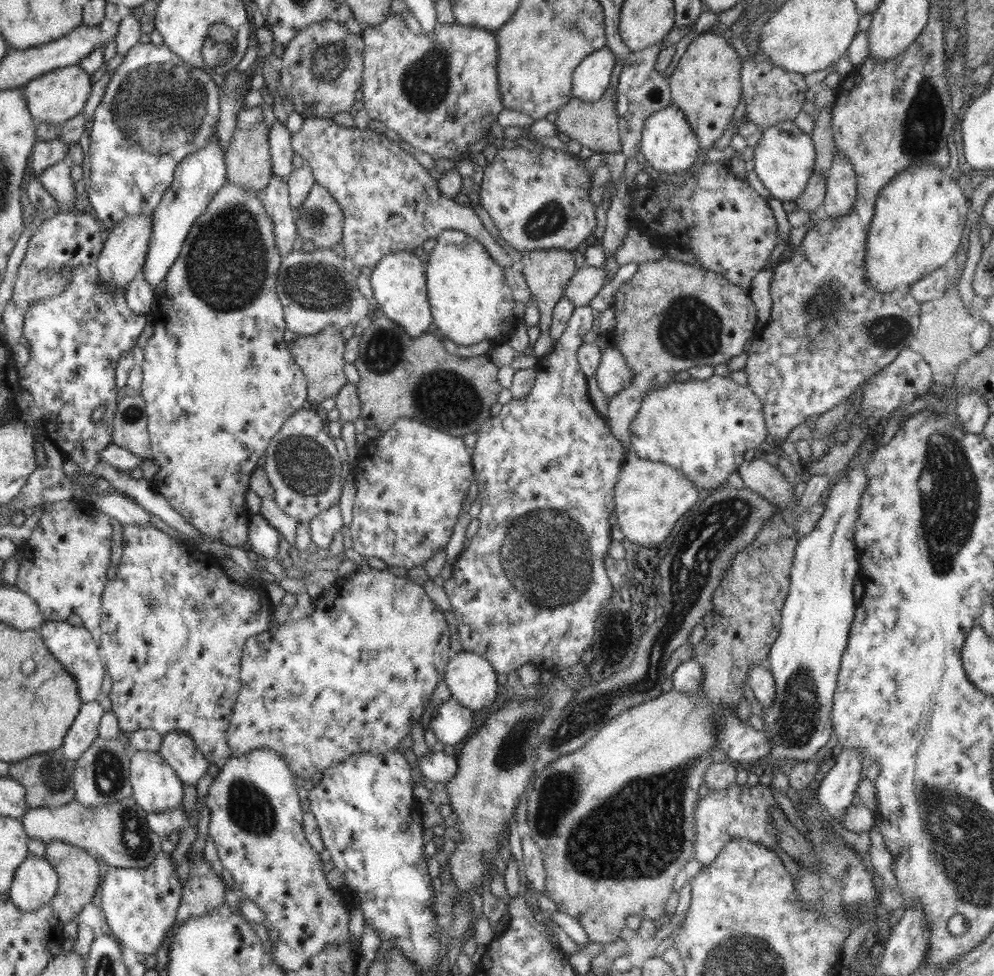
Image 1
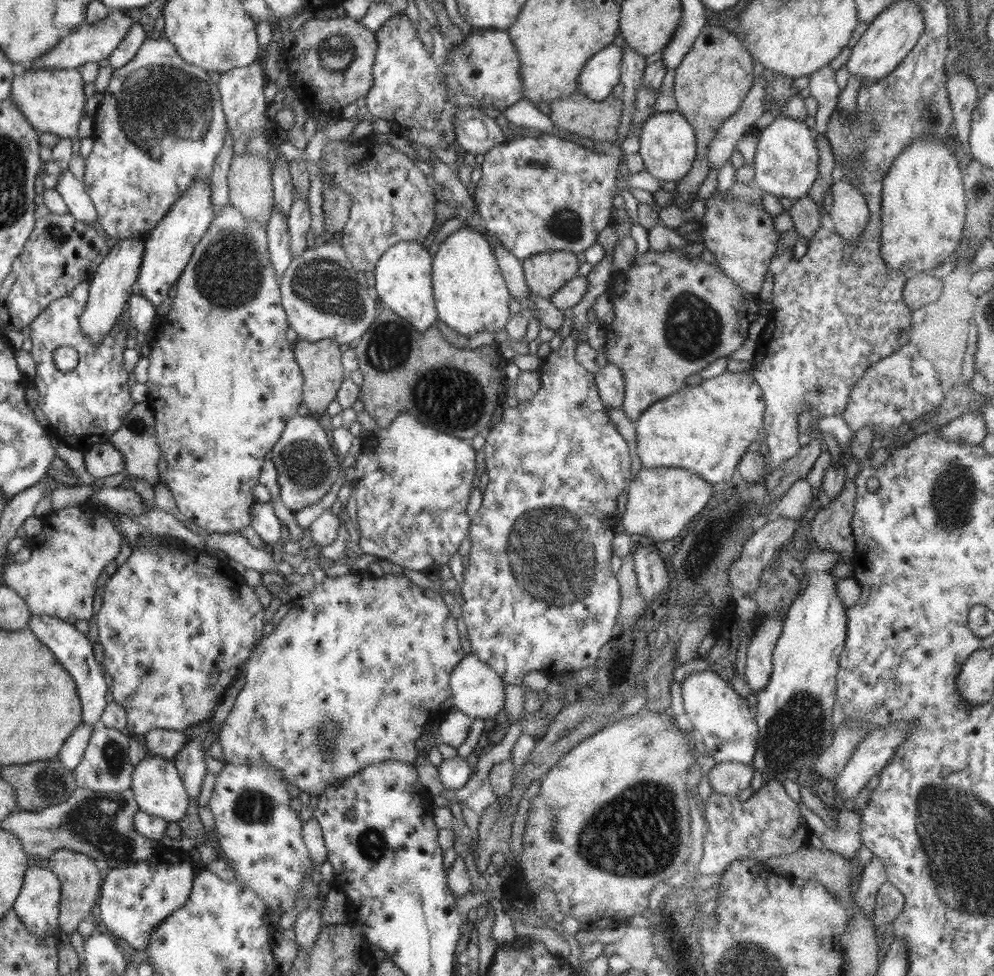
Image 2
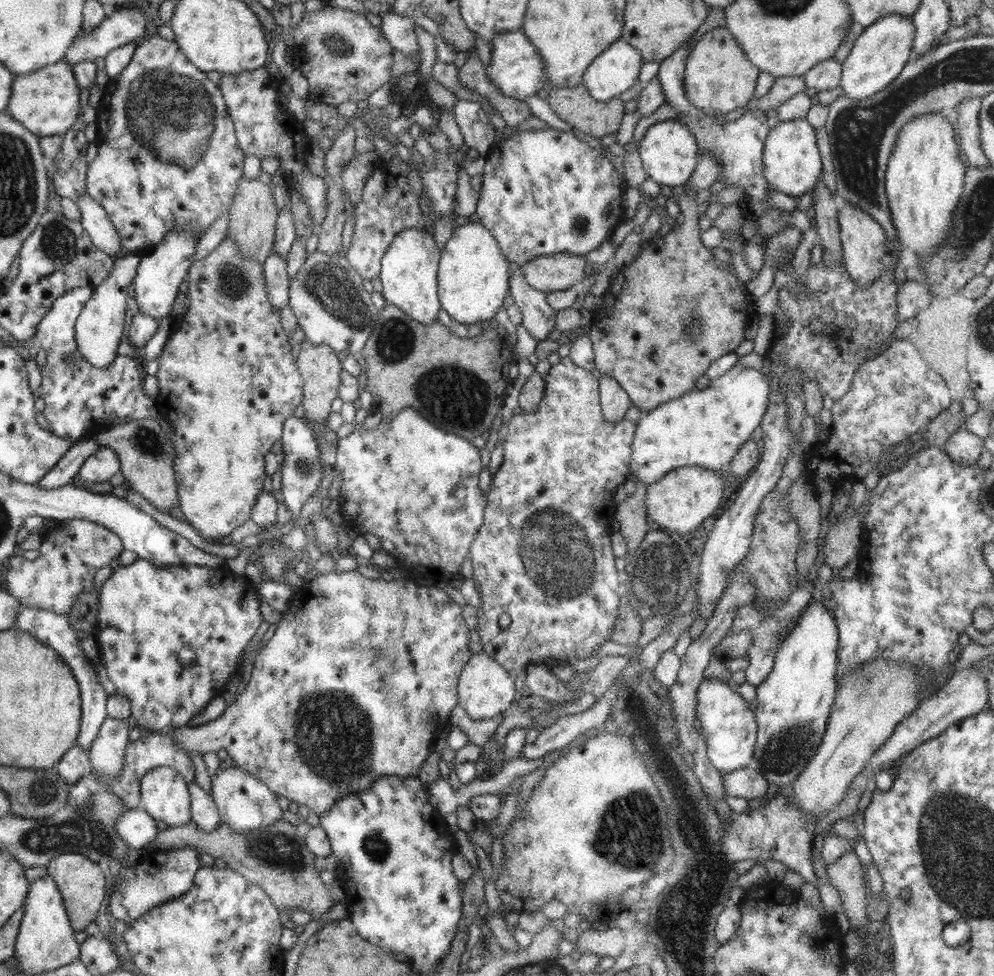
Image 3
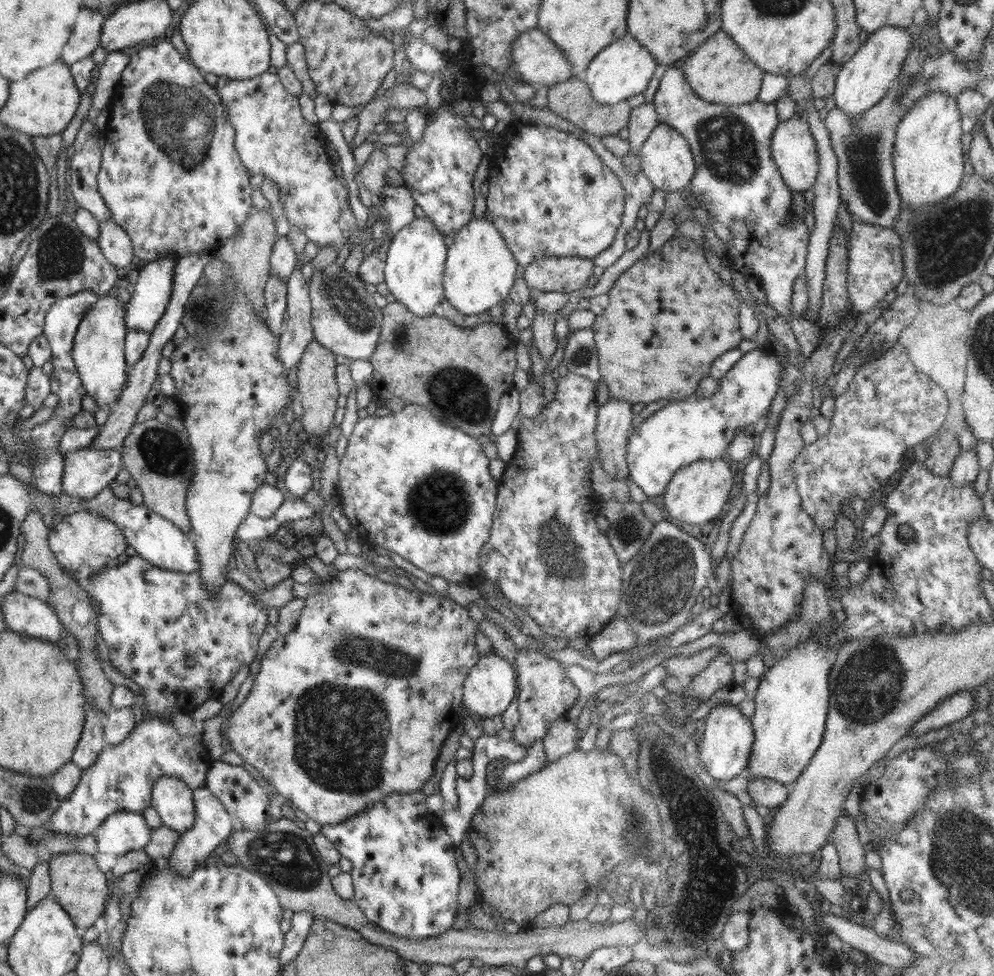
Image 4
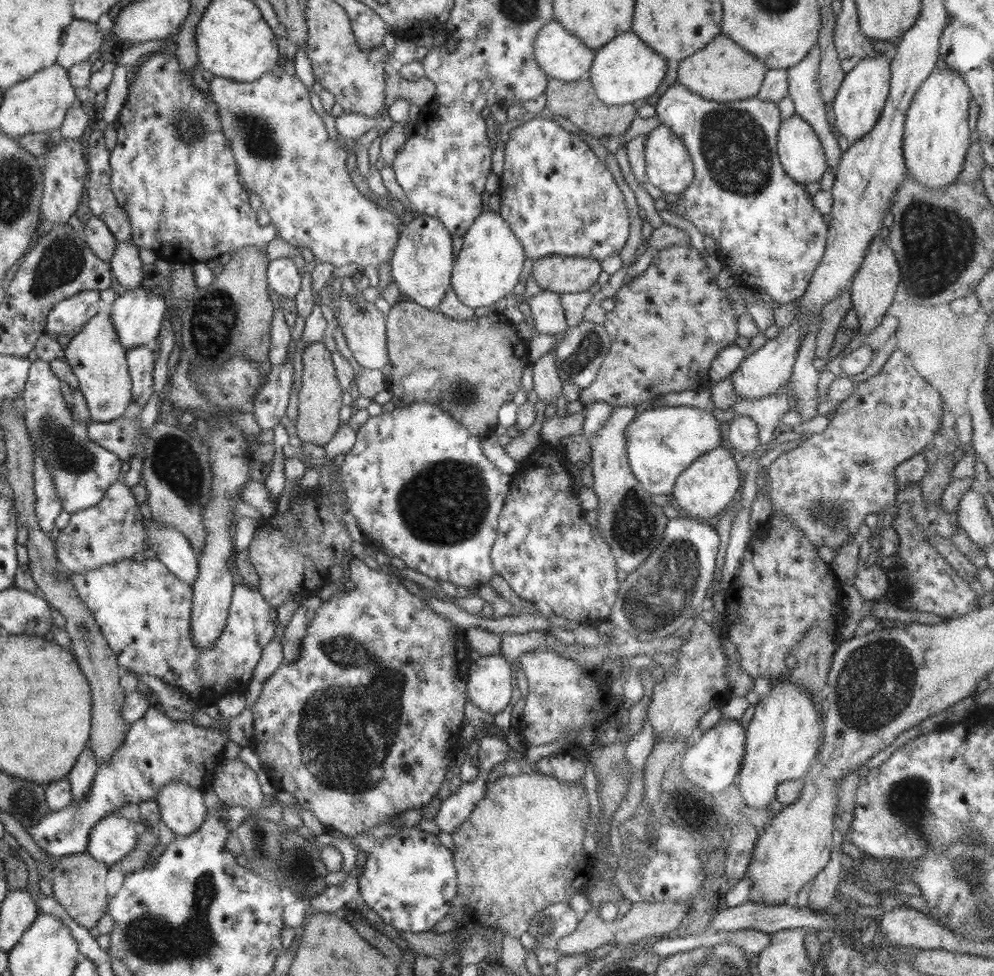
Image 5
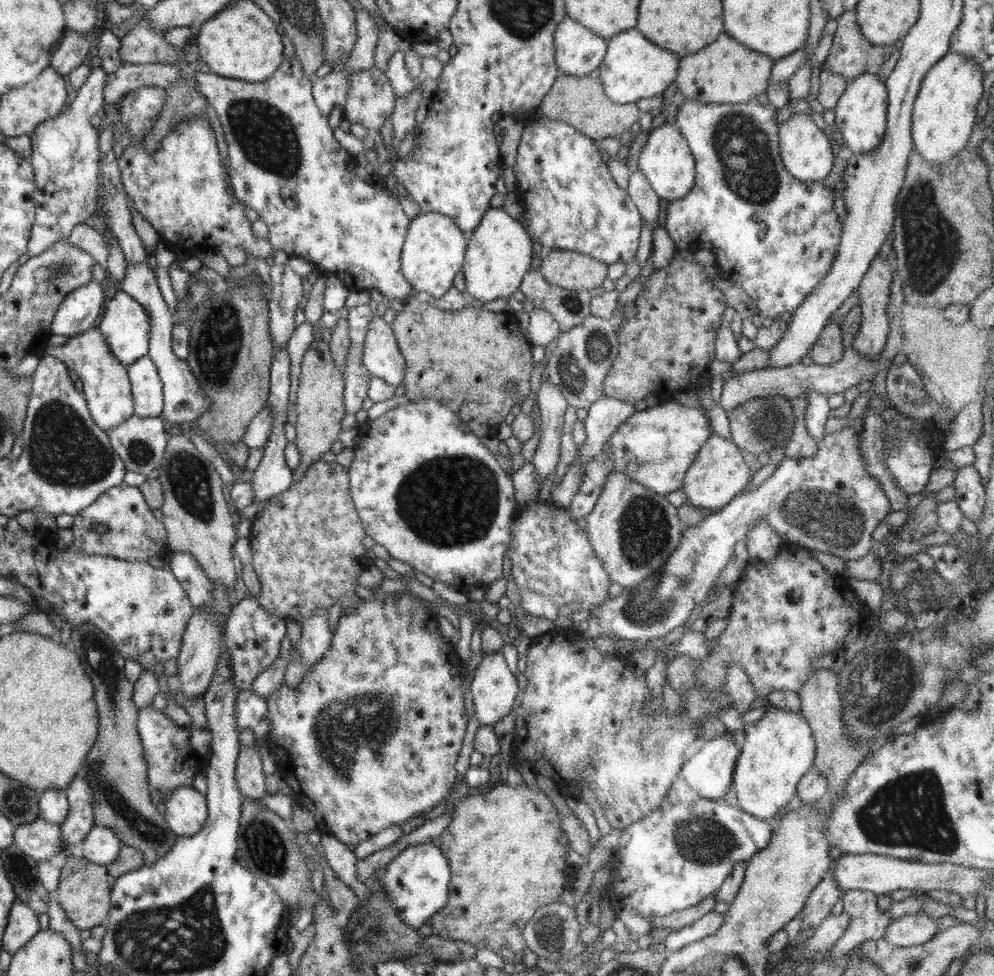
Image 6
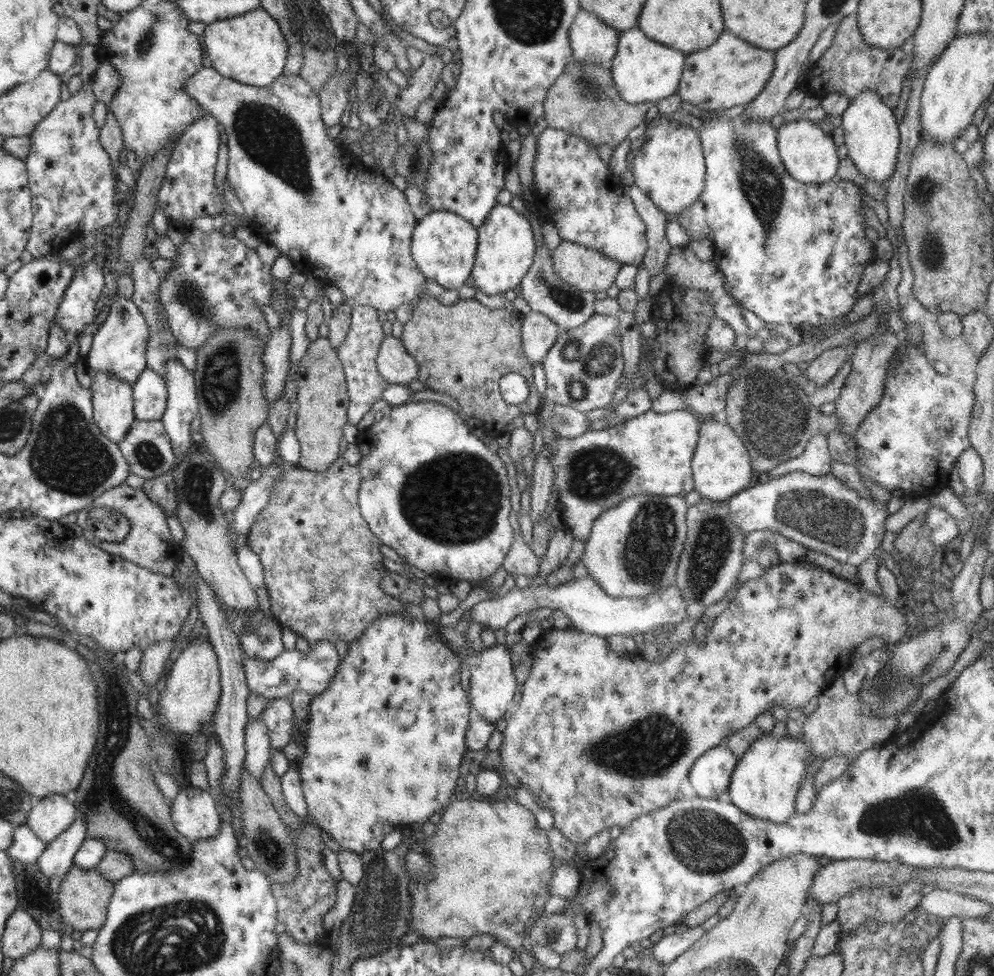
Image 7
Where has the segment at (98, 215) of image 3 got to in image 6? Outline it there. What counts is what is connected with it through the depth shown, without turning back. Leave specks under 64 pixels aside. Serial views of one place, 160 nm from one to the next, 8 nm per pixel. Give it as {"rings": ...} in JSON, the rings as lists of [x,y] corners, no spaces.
{"rings":[[[128,263],[126,276],[119,288],[129,294],[136,302],[139,302],[150,322],[149,353],[147,354],[157,366],[159,377],[163,384],[163,417],[170,424],[179,424],[185,427],[194,427],[194,423],[200,415],[211,407],[211,400],[203,393],[196,377],[192,374],[187,361],[178,358],[173,353],[172,330],[174,330],[174,316],[165,305],[164,297],[157,285],[155,271],[151,271],[146,263]]]}

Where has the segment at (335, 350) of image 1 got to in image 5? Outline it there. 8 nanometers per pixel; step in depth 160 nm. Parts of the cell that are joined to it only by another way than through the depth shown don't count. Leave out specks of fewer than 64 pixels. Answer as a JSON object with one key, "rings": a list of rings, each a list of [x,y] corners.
{"rings":[[[324,341],[307,344],[302,354],[303,374],[302,385],[298,395],[298,419],[296,421],[297,436],[301,442],[326,447],[332,440],[339,426],[340,408],[343,390],[339,385],[331,352],[326,349]]]}

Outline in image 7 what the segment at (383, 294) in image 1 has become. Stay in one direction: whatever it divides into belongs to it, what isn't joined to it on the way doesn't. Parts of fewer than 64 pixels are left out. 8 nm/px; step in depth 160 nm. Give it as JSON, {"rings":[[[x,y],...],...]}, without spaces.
{"rings":[[[430,211],[418,221],[412,235],[412,257],[427,280],[435,280],[444,288],[459,290],[471,275],[478,252],[478,233],[468,220],[447,211]]]}

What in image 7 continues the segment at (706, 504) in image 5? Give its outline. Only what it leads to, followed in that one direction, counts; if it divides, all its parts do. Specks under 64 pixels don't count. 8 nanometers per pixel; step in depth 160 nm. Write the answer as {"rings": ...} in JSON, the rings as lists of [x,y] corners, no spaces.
{"rings":[[[722,417],[699,423],[699,439],[691,461],[693,490],[710,500],[727,501],[752,482],[755,472],[751,466],[750,453],[745,444]]]}

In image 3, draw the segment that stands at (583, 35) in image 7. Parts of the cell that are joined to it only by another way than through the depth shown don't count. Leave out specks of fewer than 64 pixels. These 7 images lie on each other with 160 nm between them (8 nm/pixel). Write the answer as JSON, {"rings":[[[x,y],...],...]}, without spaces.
{"rings":[[[521,30],[498,33],[491,43],[491,62],[485,67],[485,73],[504,96],[526,101],[549,84],[542,57]]]}

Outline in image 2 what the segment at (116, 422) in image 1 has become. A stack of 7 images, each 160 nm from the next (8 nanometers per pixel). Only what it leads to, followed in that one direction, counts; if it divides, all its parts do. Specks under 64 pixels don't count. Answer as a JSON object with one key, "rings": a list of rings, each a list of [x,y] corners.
{"rings":[[[146,402],[136,403],[132,407],[132,410],[122,421],[122,426],[109,436],[108,442],[113,444],[122,454],[126,464],[125,473],[129,480],[136,478],[146,480],[149,488],[153,488],[161,482],[158,475],[158,464],[162,454],[156,440],[155,416]]]}

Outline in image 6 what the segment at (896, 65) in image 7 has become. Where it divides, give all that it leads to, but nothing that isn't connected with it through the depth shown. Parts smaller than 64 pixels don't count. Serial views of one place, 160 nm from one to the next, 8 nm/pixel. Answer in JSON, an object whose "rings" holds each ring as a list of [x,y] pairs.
{"rings":[[[855,9],[843,12],[837,18],[837,29],[834,33],[832,48],[826,57],[824,67],[828,67],[836,74],[841,74],[846,80],[854,80],[857,76],[864,73],[876,75],[883,83],[886,82],[888,75],[894,70],[900,51],[894,45],[875,45],[872,44],[860,30],[857,23]]]}

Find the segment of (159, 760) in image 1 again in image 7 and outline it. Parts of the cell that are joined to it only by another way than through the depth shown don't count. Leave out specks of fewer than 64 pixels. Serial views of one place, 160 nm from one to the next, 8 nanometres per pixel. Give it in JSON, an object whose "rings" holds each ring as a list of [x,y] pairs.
{"rings":[[[189,784],[183,786],[171,803],[171,819],[174,828],[191,841],[211,839],[221,827],[213,795]]]}

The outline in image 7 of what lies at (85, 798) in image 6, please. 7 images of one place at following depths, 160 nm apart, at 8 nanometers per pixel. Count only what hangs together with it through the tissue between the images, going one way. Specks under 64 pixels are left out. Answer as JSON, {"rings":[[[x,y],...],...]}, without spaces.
{"rings":[[[76,817],[74,822],[46,845],[45,851],[38,857],[37,867],[49,878],[62,879],[74,865],[75,854],[87,837],[87,826],[84,818]]]}

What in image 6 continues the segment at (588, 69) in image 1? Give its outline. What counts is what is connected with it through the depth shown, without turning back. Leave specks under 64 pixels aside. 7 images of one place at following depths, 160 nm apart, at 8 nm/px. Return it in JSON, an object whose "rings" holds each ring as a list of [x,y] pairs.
{"rings":[[[628,29],[607,41],[607,51],[599,67],[606,96],[616,104],[635,103],[662,94],[677,75],[680,57],[648,40],[638,29]]]}

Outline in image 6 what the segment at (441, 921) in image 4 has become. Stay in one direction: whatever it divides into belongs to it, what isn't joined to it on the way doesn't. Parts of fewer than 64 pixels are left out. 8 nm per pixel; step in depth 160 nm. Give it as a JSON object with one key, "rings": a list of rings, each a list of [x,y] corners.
{"rings":[[[433,843],[407,846],[383,868],[379,884],[388,895],[392,906],[398,908],[400,920],[417,930],[439,910],[446,906],[449,897],[451,870],[441,848]]]}

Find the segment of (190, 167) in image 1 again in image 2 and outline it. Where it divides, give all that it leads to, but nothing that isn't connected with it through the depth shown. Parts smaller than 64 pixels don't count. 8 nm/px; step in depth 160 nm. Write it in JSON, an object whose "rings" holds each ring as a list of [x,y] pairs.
{"rings":[[[196,181],[196,184],[182,198],[178,198],[172,204],[170,212],[145,238],[145,252],[135,290],[145,299],[150,300],[155,309],[168,298],[168,290],[178,280],[184,267],[190,262],[194,248],[202,240],[202,236],[206,236],[205,232],[210,228],[214,219],[210,190],[211,186],[208,186],[206,181]]]}

